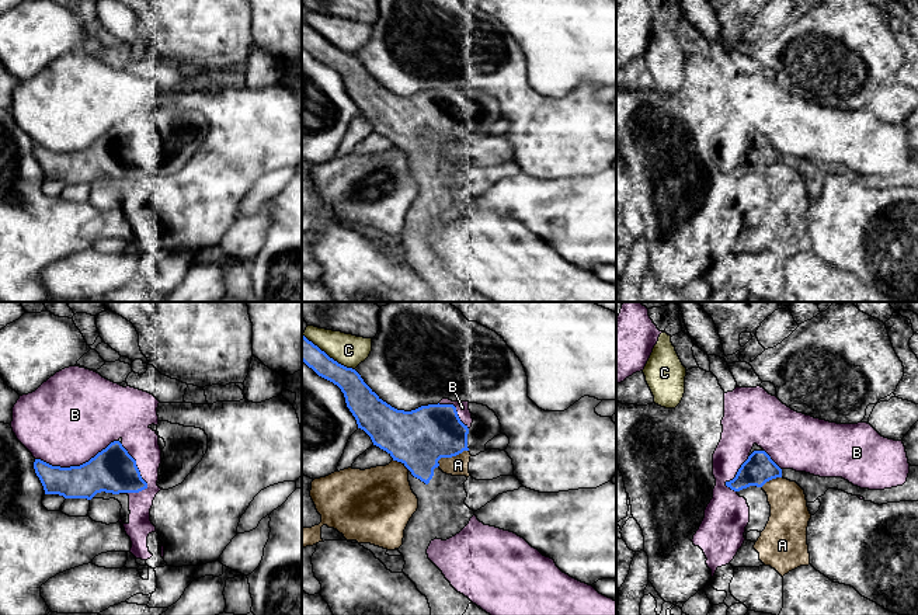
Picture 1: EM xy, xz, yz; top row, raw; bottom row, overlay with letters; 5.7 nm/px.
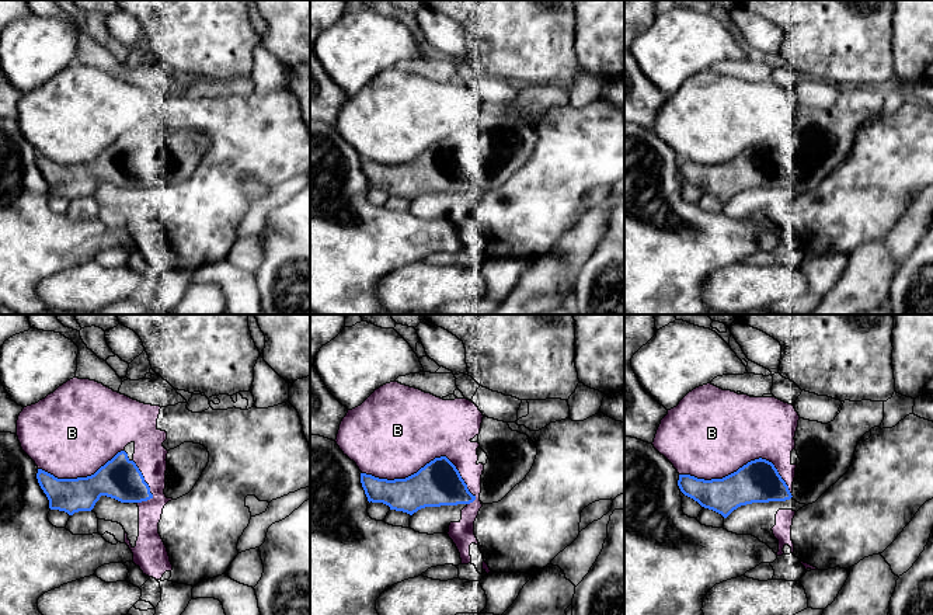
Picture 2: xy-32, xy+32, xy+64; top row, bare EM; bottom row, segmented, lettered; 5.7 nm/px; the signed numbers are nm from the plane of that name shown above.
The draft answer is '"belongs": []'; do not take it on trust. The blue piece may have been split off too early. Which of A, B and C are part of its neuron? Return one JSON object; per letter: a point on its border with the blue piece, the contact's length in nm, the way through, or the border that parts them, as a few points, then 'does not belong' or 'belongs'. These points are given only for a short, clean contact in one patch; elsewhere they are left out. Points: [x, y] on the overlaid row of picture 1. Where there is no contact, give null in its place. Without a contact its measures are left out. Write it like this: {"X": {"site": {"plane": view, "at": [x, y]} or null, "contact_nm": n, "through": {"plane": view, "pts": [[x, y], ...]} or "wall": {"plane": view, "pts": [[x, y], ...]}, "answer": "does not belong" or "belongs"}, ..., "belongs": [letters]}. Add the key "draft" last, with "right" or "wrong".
{"A": {"site": {"plane": "xz", "at": [452, 455]}, "contact_nm": 200, "answer": "does not belong"}, "B": {"site": {"plane": "xy", "at": [76, 466]}, "contact_nm": 500, "answer": "does not belong"}, "C": {"site": {"plane": "xz", "at": [327, 355]}, "contact_nm": 360, "answer": "does not belong"}, "belongs": [], "draft": "right"}

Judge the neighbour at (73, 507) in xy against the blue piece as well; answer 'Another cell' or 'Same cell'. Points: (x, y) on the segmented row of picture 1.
Another cell

